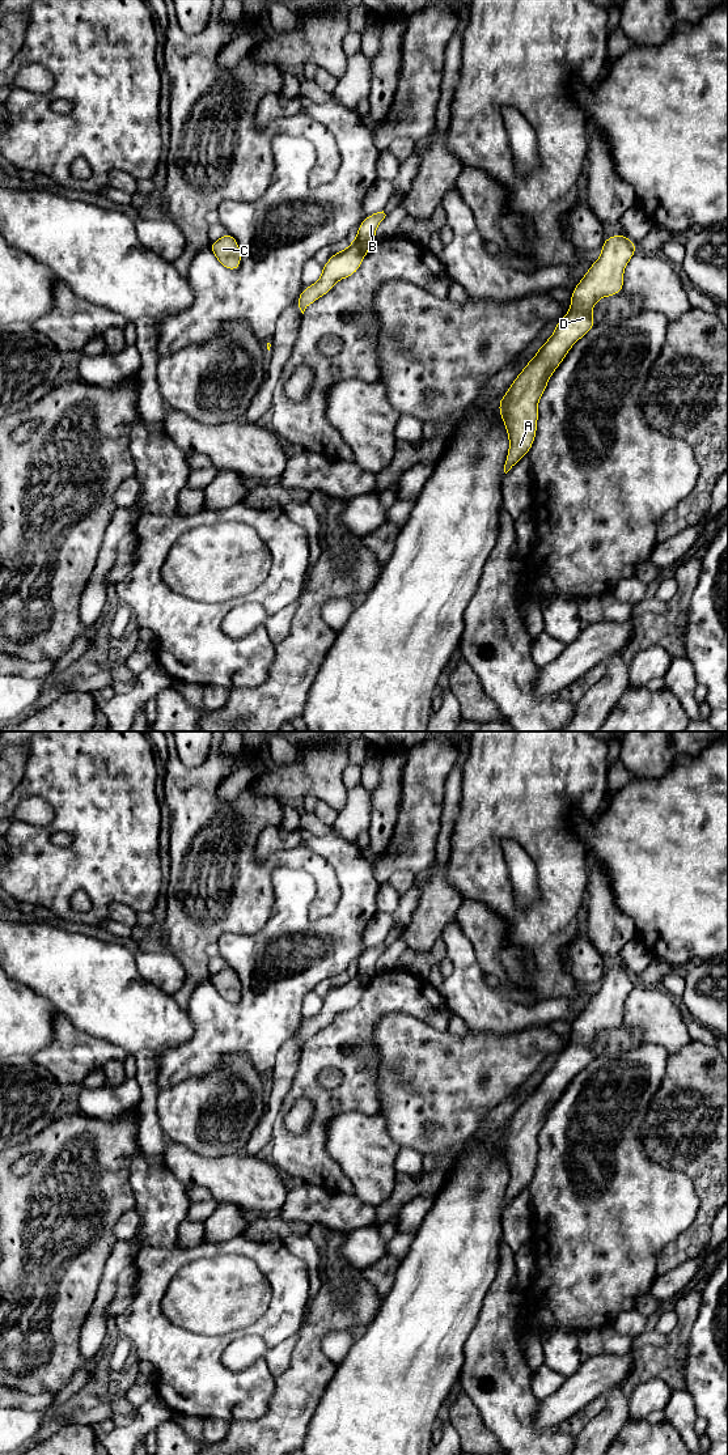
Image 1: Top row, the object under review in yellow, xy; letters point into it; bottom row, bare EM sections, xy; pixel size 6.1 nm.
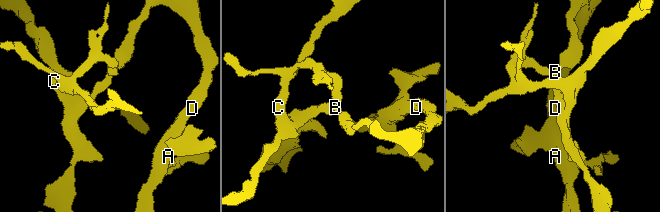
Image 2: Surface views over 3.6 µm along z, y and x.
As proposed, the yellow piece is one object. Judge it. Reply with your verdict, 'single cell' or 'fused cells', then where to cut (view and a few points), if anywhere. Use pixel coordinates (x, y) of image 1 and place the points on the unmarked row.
fused cells | xy (356, 970), (371, 976)

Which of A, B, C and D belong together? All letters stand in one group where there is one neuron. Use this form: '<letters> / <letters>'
A B D / C

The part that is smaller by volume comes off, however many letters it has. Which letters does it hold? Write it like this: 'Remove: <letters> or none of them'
Remove: C

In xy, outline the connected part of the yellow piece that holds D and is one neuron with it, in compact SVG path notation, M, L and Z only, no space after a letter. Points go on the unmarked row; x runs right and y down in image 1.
M626 968L605 971L600 990L591 998L571 1027L571 1042L556 1056L547 1074L516 1110L499 1133L500 1150L509 1171L504 1197L507 1206L528 1188L537 1166L537 1137L547 1115L572 1078L596 1059L592 1043L594 1036L623 1023L625 1000L636 984L636 977Z

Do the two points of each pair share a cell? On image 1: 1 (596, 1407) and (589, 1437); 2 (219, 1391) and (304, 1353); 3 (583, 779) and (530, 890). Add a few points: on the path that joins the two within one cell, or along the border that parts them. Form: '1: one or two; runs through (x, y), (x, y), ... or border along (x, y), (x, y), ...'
1: two; border along (606, 1395), (604, 1408), (575, 1437)
2: two; border along (275, 1379), (275, 1390), (269, 1400)
3: two; border along (524, 849), (538, 887), (527, 907)

